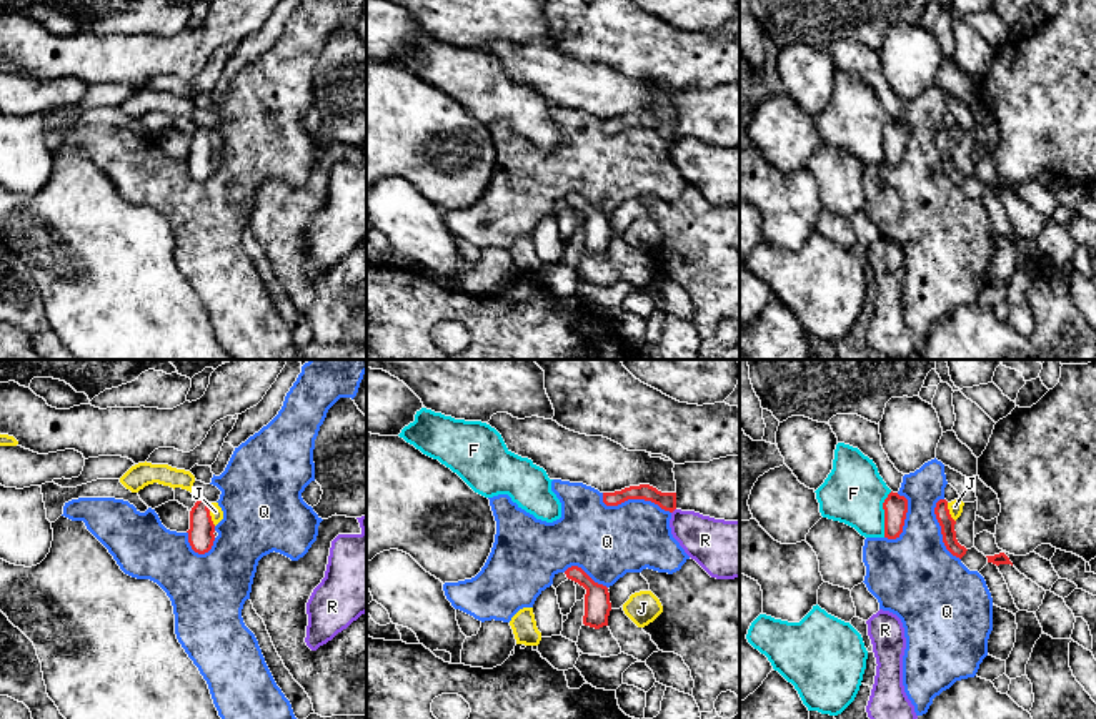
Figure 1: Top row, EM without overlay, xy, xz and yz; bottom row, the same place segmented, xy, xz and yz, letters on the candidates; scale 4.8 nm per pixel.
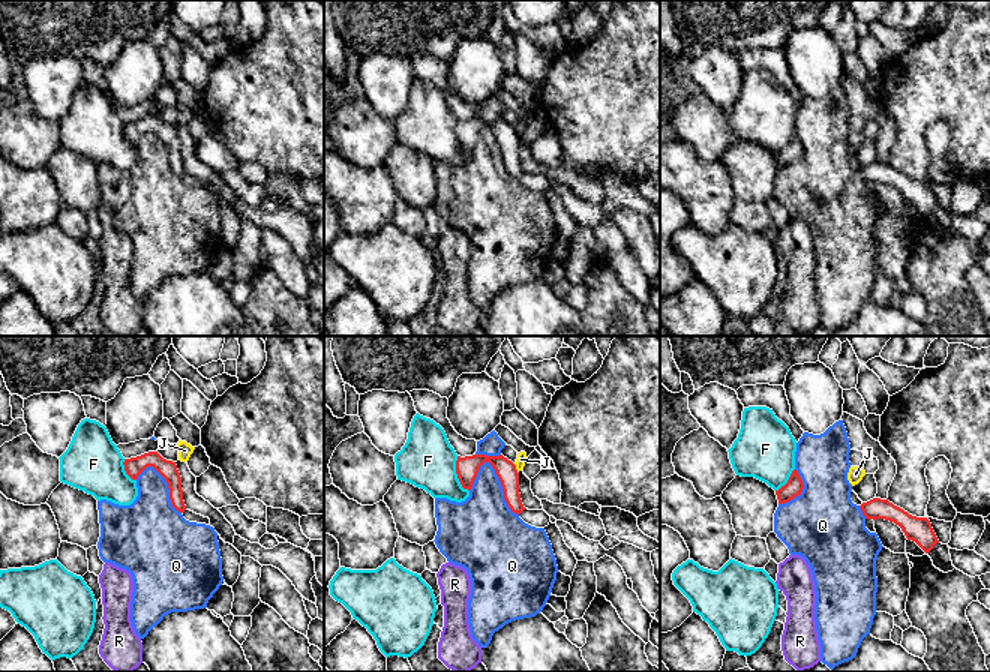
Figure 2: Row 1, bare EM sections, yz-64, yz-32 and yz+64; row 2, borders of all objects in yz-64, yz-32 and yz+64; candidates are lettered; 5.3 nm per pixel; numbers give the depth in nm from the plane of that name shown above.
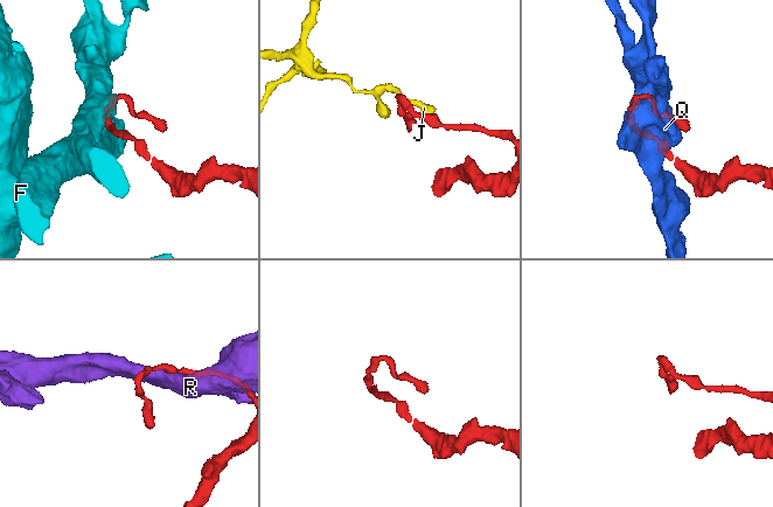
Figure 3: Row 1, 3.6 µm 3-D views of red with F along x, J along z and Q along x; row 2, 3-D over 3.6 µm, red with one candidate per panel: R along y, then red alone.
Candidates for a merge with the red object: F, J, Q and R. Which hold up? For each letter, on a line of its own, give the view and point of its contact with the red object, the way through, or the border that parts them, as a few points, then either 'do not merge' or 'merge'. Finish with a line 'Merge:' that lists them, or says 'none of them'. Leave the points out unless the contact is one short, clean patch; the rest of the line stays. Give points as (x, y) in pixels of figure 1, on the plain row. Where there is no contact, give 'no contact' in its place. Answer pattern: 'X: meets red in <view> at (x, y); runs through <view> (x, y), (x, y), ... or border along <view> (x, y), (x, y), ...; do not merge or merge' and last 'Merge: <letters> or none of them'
F: meets red in yz at (885, 142); do not merge
J: meets red in xy at (209, 142); border along xy (207, 130), (210, 147), (215, 152); do not merge
Q: meets red in xz at (633, 125); do not merge
R: meets red in xz at (673, 137); do not merge
Merge: none of them

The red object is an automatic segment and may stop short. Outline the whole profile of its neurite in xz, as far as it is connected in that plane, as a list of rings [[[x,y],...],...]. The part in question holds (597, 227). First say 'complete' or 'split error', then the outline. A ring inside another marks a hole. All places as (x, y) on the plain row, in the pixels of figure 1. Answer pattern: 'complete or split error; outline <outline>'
complete; outline [[[571,193],[565,198],[566,205],[586,216],[583,251],[600,256],[608,253],[611,238],[610,220],[603,211],[595,210],[581,195]]]

